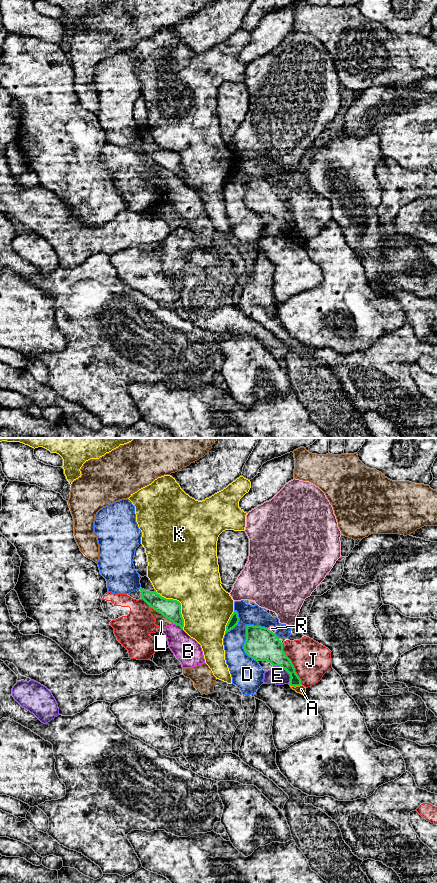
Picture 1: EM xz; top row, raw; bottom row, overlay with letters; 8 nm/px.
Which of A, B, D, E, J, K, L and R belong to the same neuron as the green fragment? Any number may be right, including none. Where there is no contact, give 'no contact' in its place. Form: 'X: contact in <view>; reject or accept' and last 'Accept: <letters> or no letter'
A: contact in xz; reject
B: contact in xz; reject
D: contact in xz; reject
E: contact in xz; reject
J: contact in xz; reject
K: contact in xz; reject
L: contact in xz; reject
R: contact in xz; reject
Accept: no letter

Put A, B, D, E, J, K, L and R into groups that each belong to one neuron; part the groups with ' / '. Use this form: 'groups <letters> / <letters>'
groups A J / B L / D / E / K / R

